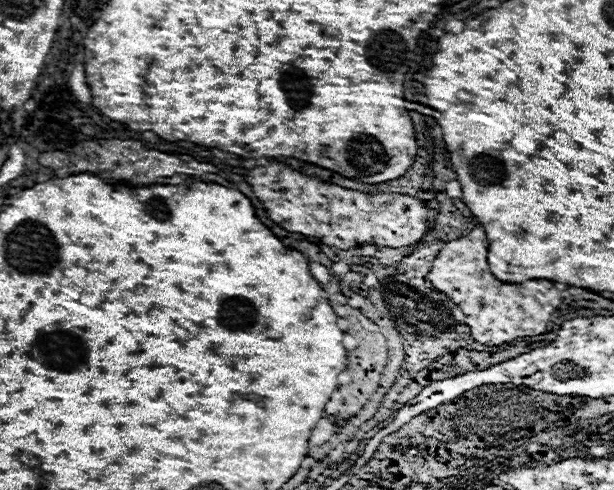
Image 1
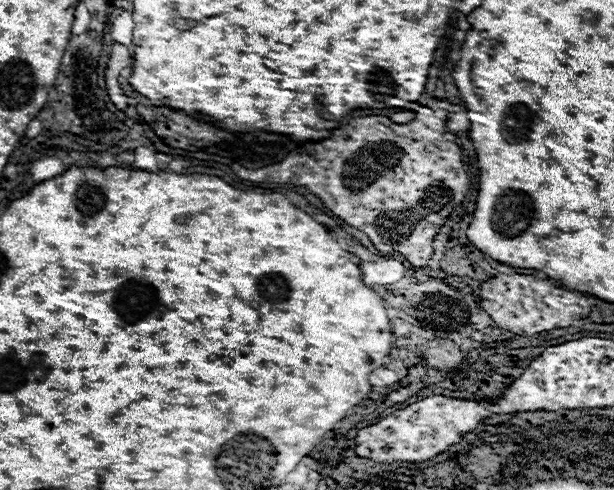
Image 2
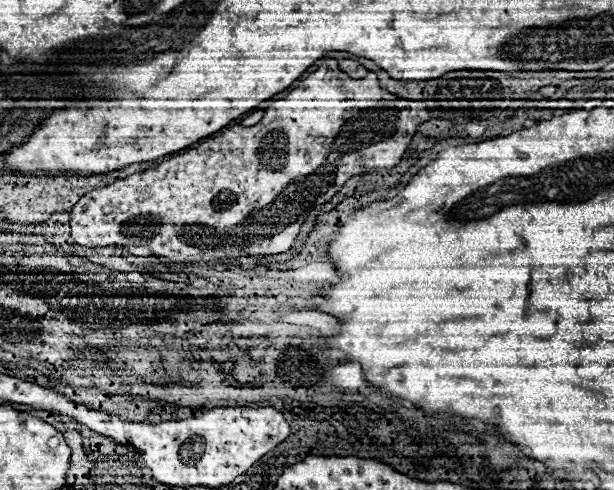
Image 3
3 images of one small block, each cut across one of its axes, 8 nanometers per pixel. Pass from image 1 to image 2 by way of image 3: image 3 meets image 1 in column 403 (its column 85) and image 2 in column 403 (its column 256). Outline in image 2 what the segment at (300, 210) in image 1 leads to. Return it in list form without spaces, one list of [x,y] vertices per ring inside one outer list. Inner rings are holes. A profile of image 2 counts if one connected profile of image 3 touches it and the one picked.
[[[416,114],[408,124],[396,124],[388,116],[358,116],[348,124],[334,128],[328,138],[298,146],[298,150],[292,150],[278,164],[248,170],[234,162],[230,168],[238,178],[250,182],[304,186],[338,218],[366,232],[378,250],[400,252],[412,266],[426,266],[432,256],[434,236],[468,192],[468,174],[464,172],[462,150],[456,140],[458,136],[446,132],[446,122],[436,116]]]

